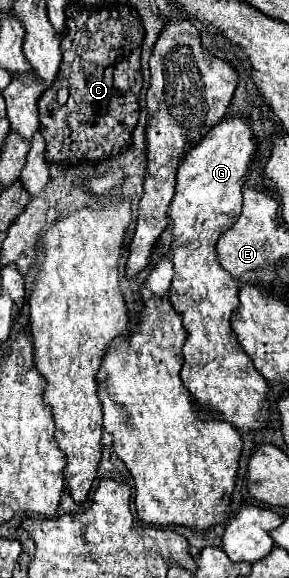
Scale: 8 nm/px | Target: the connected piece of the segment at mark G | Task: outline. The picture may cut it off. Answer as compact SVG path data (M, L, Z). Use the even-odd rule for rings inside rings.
M226 117L186 153L178 167L176 195L170 203L174 279L170 301L184 319L188 339L184 343L182 383L200 411L228 421L238 431L260 431L270 421L268 381L256 371L252 359L236 341L230 315L238 307L238 283L218 265L216 241L232 227L242 209L242 185L248 179L248 163L256 149L248 119Z

